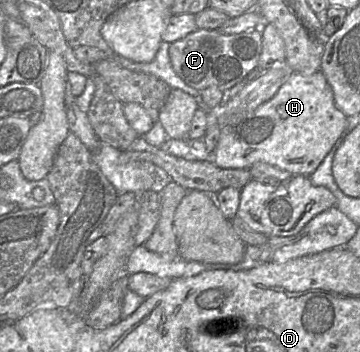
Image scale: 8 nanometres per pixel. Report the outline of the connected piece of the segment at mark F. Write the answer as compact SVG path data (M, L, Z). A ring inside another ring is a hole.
M259 28L237 34L198 29L172 42L169 47L174 71L187 85L199 91L210 86L223 91L232 88L258 67L261 52L262 33Z

